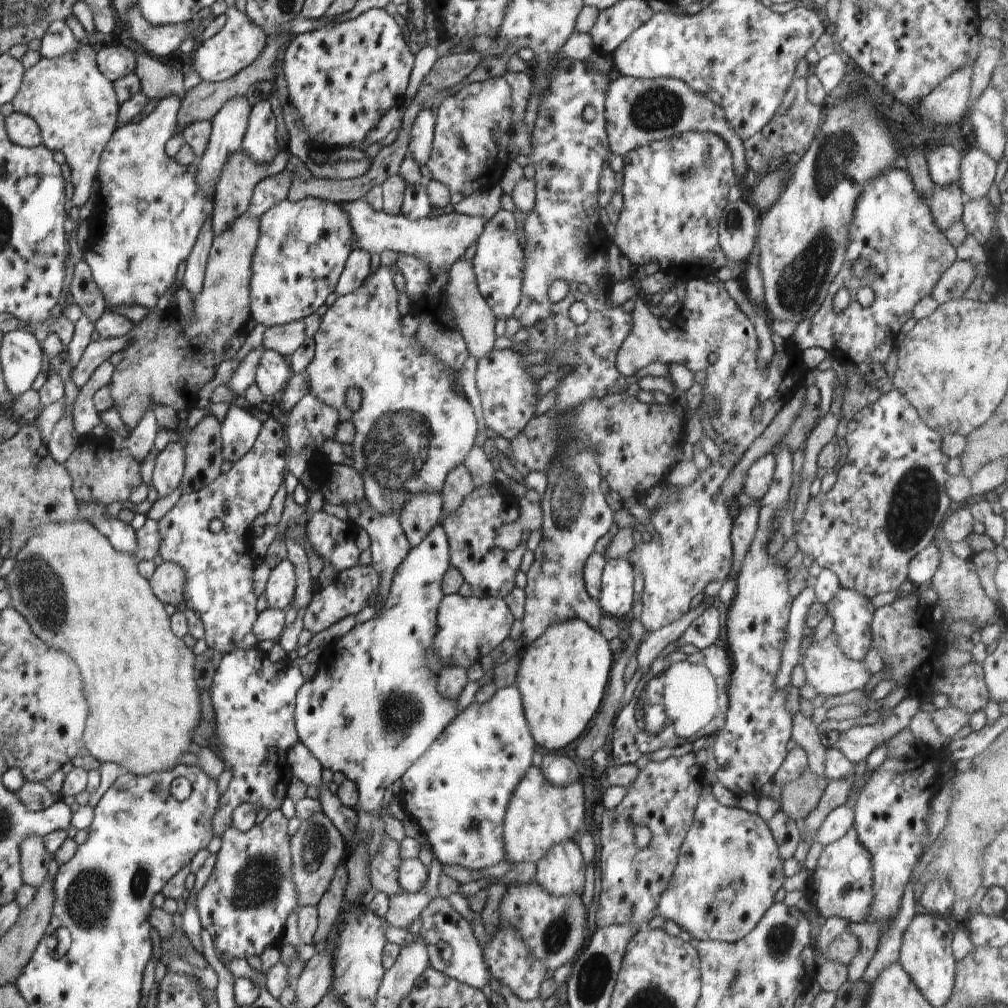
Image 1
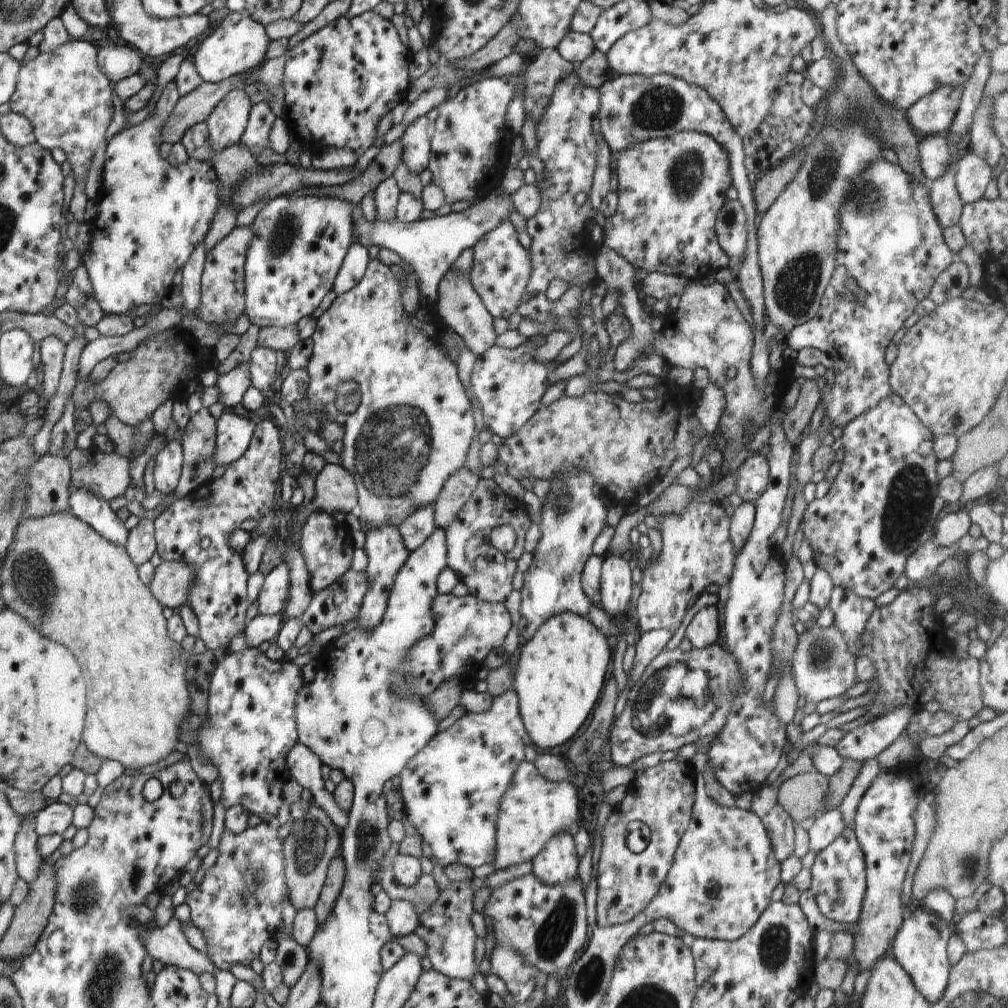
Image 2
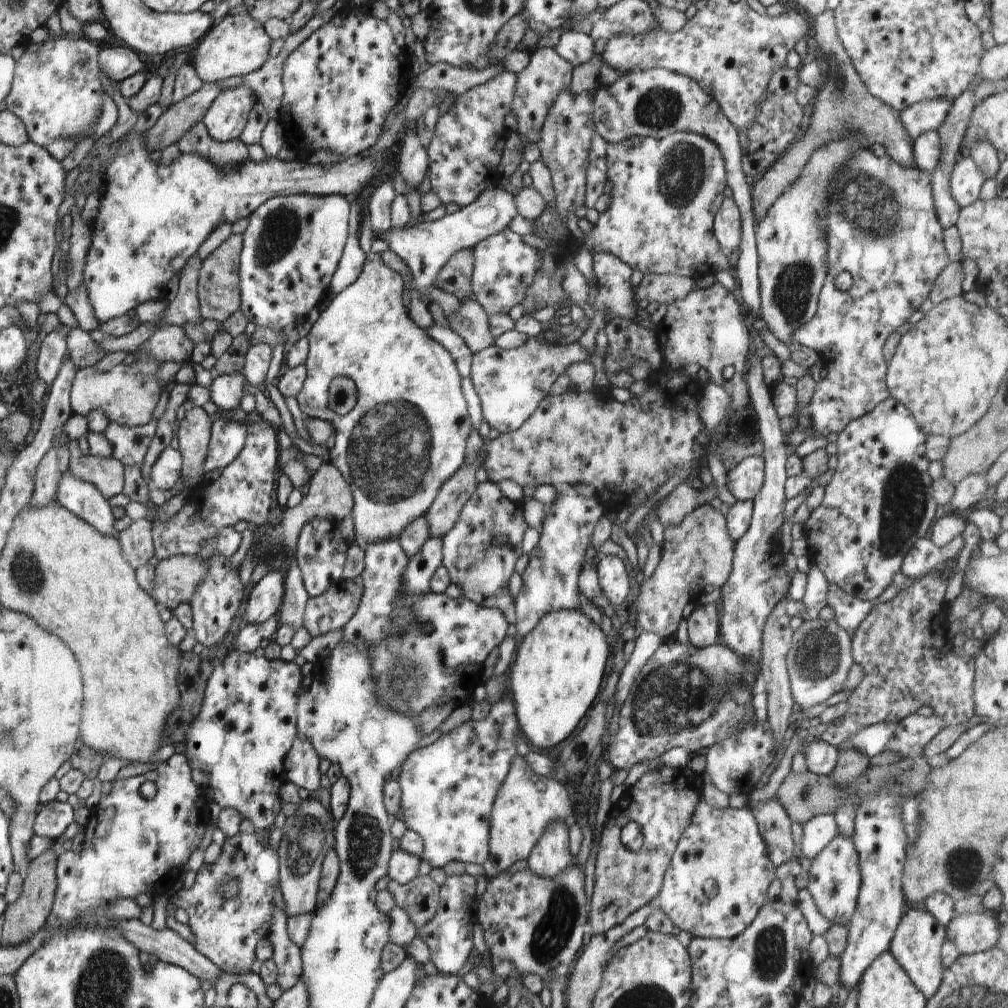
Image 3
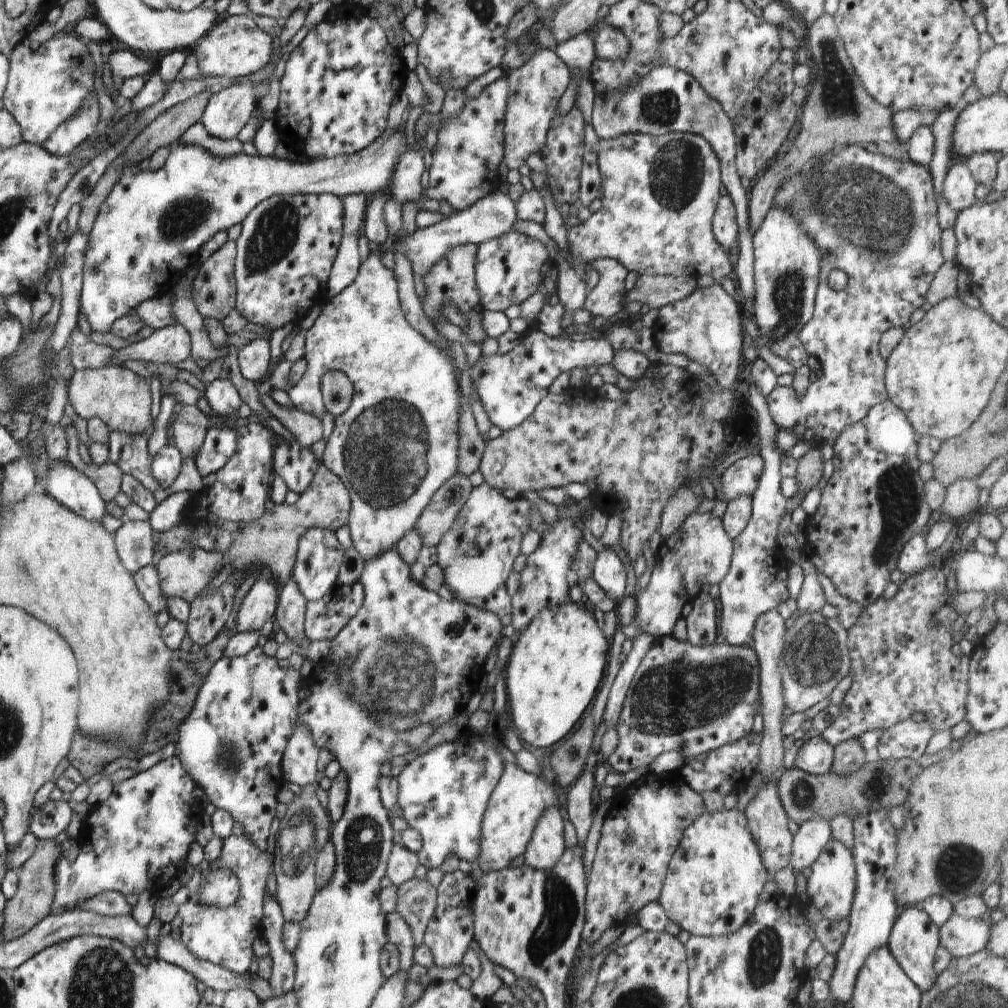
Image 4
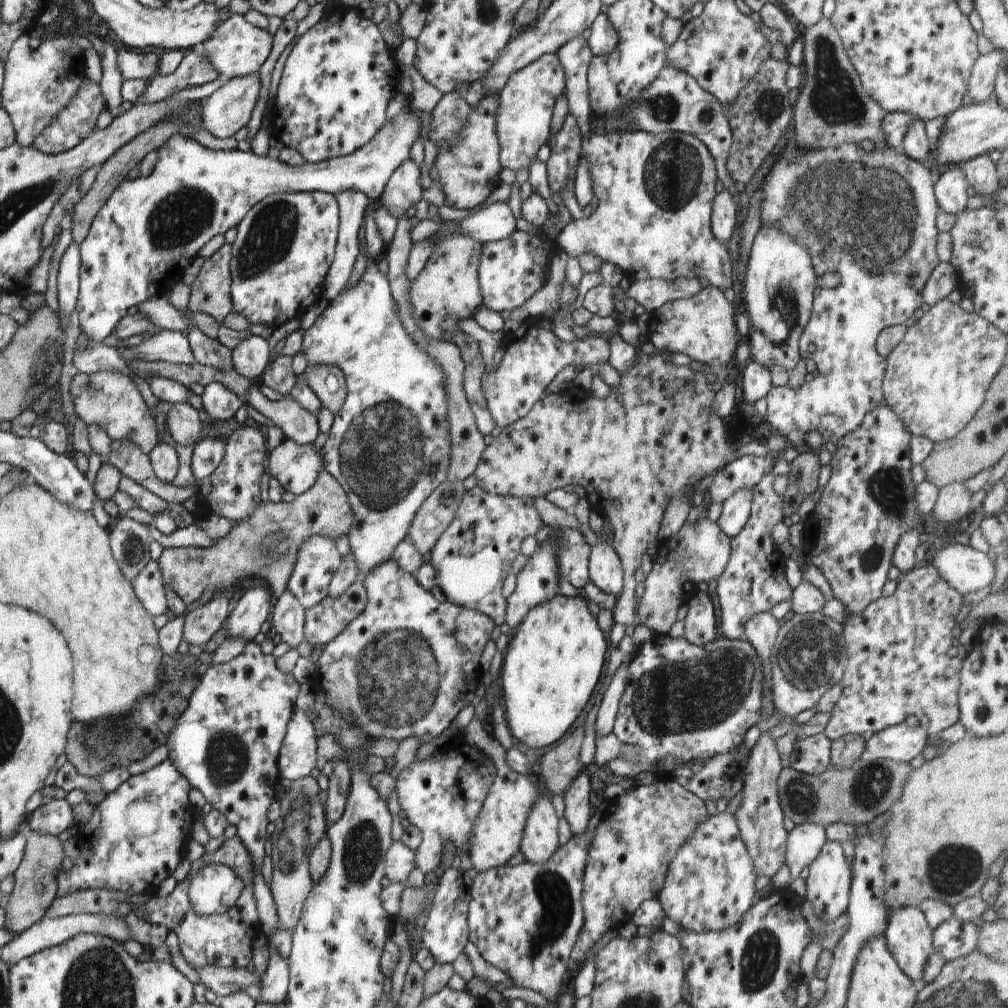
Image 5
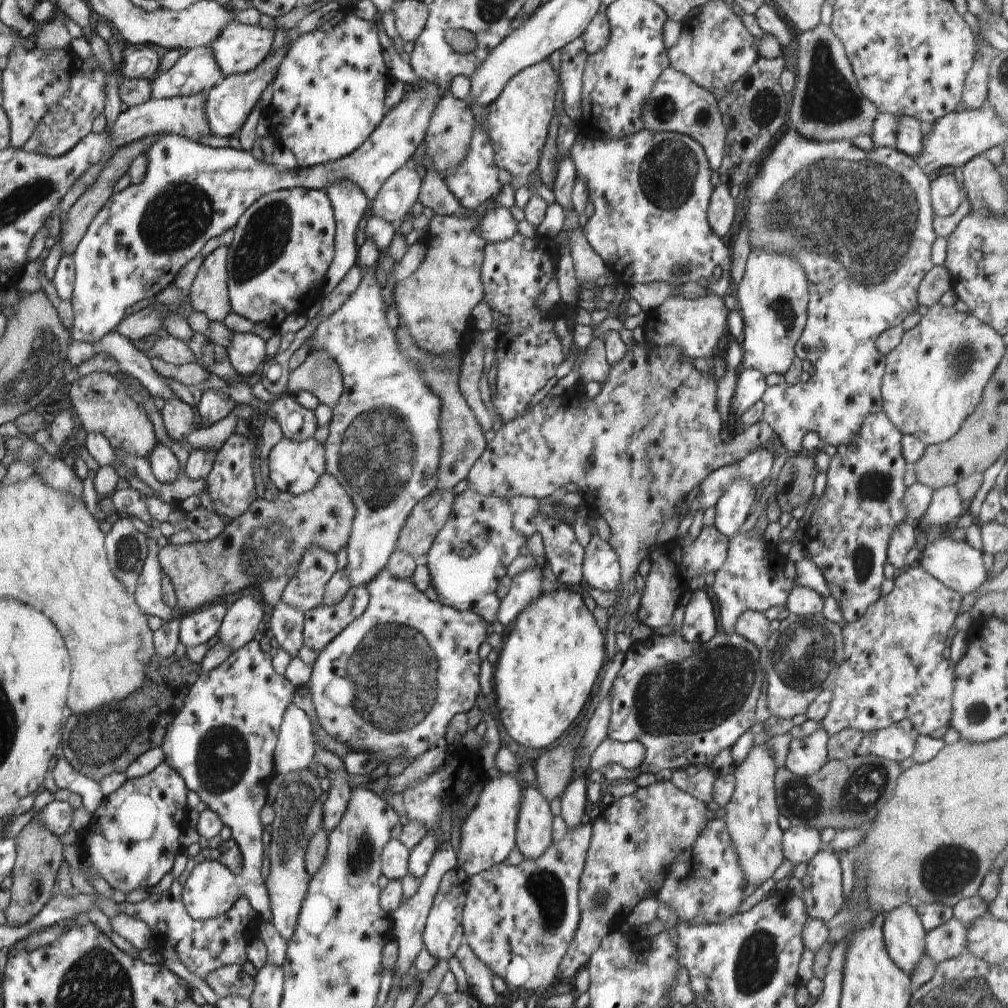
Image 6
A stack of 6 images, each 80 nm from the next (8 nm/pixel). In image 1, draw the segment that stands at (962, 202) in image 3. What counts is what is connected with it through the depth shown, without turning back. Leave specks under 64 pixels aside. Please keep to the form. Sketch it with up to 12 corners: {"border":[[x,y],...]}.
{"border":[[980,148],[964,152],[959,188],[967,201],[987,197],[998,162]]}

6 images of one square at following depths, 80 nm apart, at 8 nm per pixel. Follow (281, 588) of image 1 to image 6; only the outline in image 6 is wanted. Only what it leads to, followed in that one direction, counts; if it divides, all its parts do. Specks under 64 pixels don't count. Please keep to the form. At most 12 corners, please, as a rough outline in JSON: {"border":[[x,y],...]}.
{"border":[[238,598],[219,626],[219,643],[235,651],[262,620],[262,601]]}

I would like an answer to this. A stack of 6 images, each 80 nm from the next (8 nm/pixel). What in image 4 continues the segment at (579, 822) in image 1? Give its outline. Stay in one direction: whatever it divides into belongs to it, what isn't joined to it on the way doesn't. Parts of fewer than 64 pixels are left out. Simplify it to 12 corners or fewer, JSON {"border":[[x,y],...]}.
{"border":[[505,746],[481,824],[478,866],[524,854],[554,783],[522,770]]}

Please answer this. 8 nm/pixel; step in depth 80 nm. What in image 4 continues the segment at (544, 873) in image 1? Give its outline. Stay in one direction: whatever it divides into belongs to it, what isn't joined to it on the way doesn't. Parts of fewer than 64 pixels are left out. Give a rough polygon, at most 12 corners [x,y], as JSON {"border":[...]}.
{"border":[[559,807],[538,817],[525,863],[552,868],[564,854]]}

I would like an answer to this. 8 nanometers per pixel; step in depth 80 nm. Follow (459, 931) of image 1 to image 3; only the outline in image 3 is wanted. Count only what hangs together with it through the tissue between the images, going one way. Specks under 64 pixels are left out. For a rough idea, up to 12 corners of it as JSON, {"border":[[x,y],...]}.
{"border":[[447,876],[417,931],[443,975],[463,974],[473,948],[476,879]]}

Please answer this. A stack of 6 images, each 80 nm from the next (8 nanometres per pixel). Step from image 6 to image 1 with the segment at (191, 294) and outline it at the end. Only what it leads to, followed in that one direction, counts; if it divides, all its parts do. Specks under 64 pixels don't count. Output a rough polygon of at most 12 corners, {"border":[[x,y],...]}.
{"border":[[260,217],[214,237],[186,319],[126,334],[110,382],[132,432],[146,408],[196,408],[251,319]]}

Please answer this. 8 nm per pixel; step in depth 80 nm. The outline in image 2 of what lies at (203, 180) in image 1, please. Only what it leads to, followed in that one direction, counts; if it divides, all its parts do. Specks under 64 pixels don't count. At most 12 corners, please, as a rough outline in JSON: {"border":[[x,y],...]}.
{"border":[[232,89],[205,120],[214,150],[240,142],[252,104]]}

